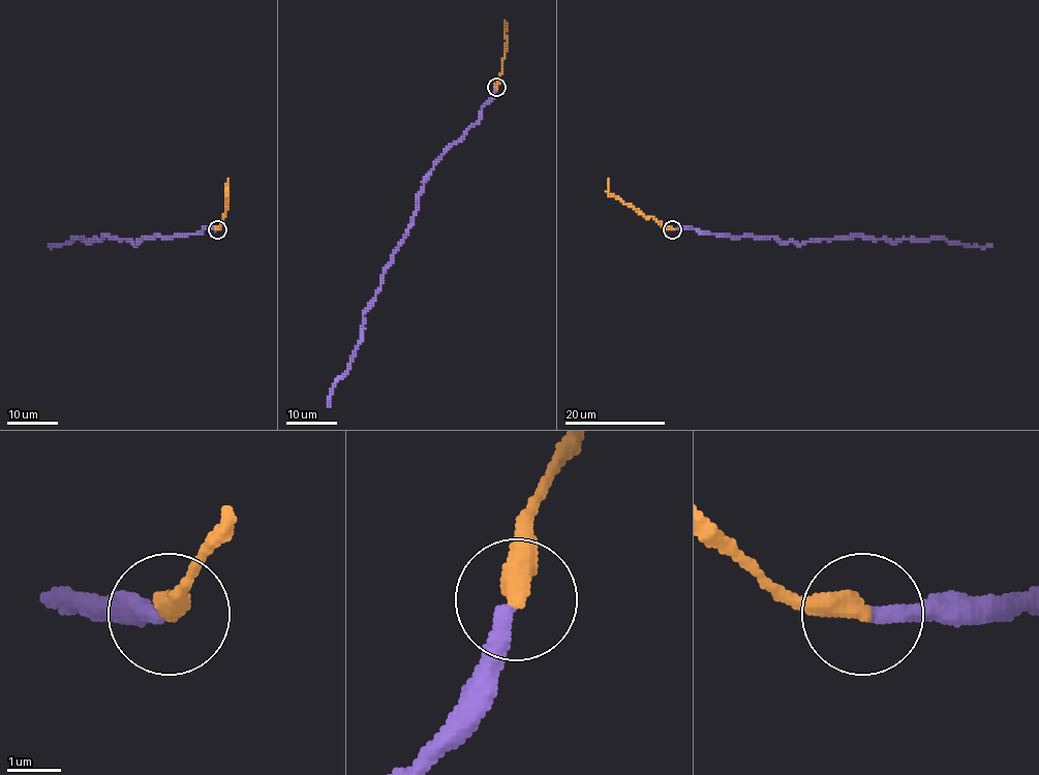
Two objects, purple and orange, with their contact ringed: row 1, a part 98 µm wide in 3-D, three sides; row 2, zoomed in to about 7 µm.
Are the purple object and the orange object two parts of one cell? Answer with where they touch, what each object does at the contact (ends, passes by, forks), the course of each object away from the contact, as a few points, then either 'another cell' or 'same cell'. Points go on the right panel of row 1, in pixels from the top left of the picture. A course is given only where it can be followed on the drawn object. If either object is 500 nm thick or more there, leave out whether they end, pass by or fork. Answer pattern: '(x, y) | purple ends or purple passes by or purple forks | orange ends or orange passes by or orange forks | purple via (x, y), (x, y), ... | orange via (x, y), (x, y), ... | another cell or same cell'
(672, 229) | purple ends | orange ends | purple via (673, 229), (775, 237), (782, 242), (800, 244), (855, 236), (991, 245) | orange via (672, 229), (612, 196), (607, 191), (607, 179) | another cell

